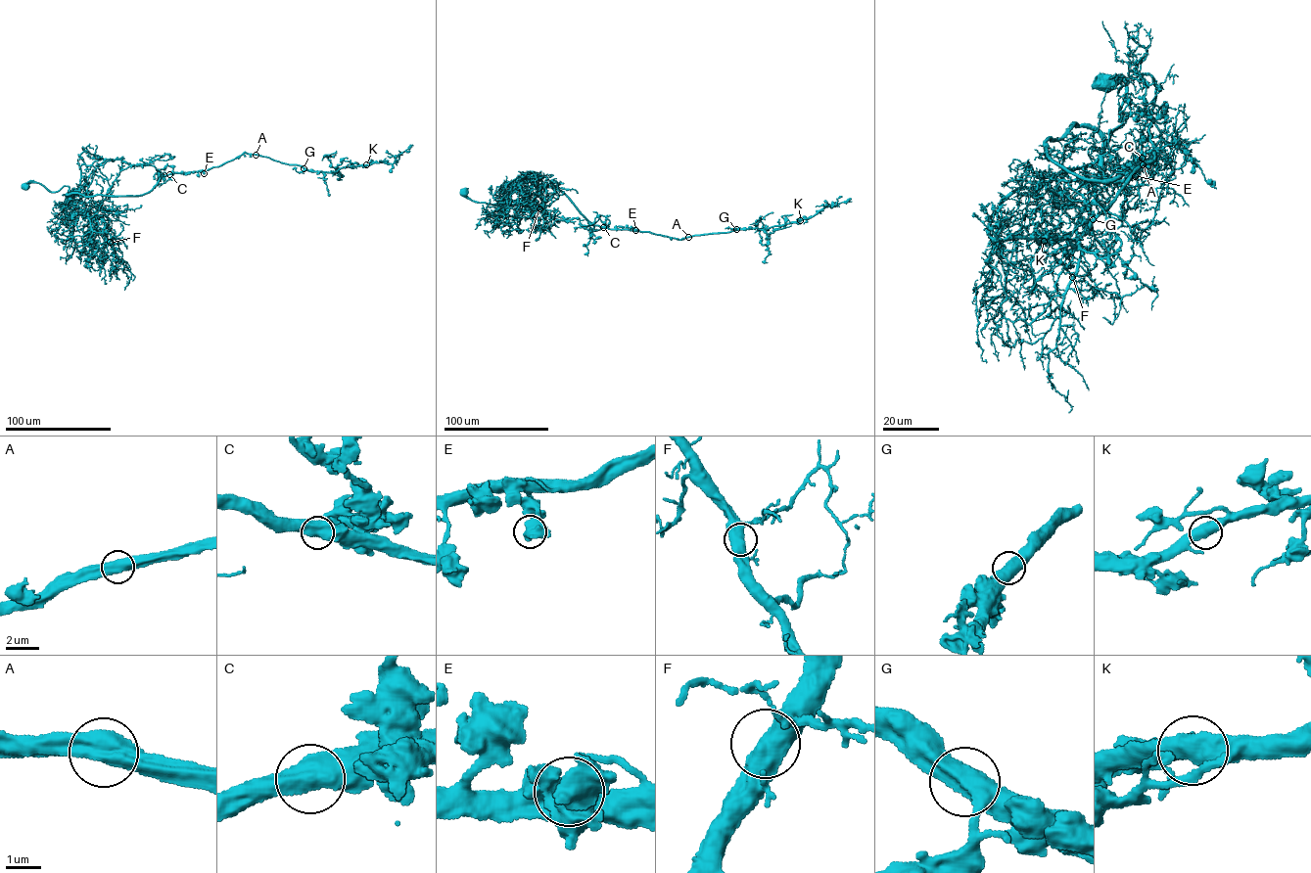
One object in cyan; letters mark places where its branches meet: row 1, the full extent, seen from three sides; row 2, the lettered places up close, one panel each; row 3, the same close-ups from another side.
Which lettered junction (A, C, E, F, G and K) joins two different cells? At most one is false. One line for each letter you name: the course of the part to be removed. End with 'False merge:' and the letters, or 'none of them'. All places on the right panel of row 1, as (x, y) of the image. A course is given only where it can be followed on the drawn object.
False merge: none of them

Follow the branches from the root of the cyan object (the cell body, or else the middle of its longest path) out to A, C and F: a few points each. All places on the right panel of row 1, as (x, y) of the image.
A: (1108, 83), (1124, 82), (1127, 116), (1107, 145), (1071, 124), (1046, 155), (1104, 182), (1155, 155), (1143, 164)
C: (1108, 83), (1124, 82), (1127, 116), (1107, 145), (1071, 124), (1046, 155), (1104, 182), (1142, 158)
F: (1108, 83), (1124, 82), (1118, 121), (1127, 116), (1100, 155), (1095, 200), (1077, 224), (1081, 255), (1072, 277)

